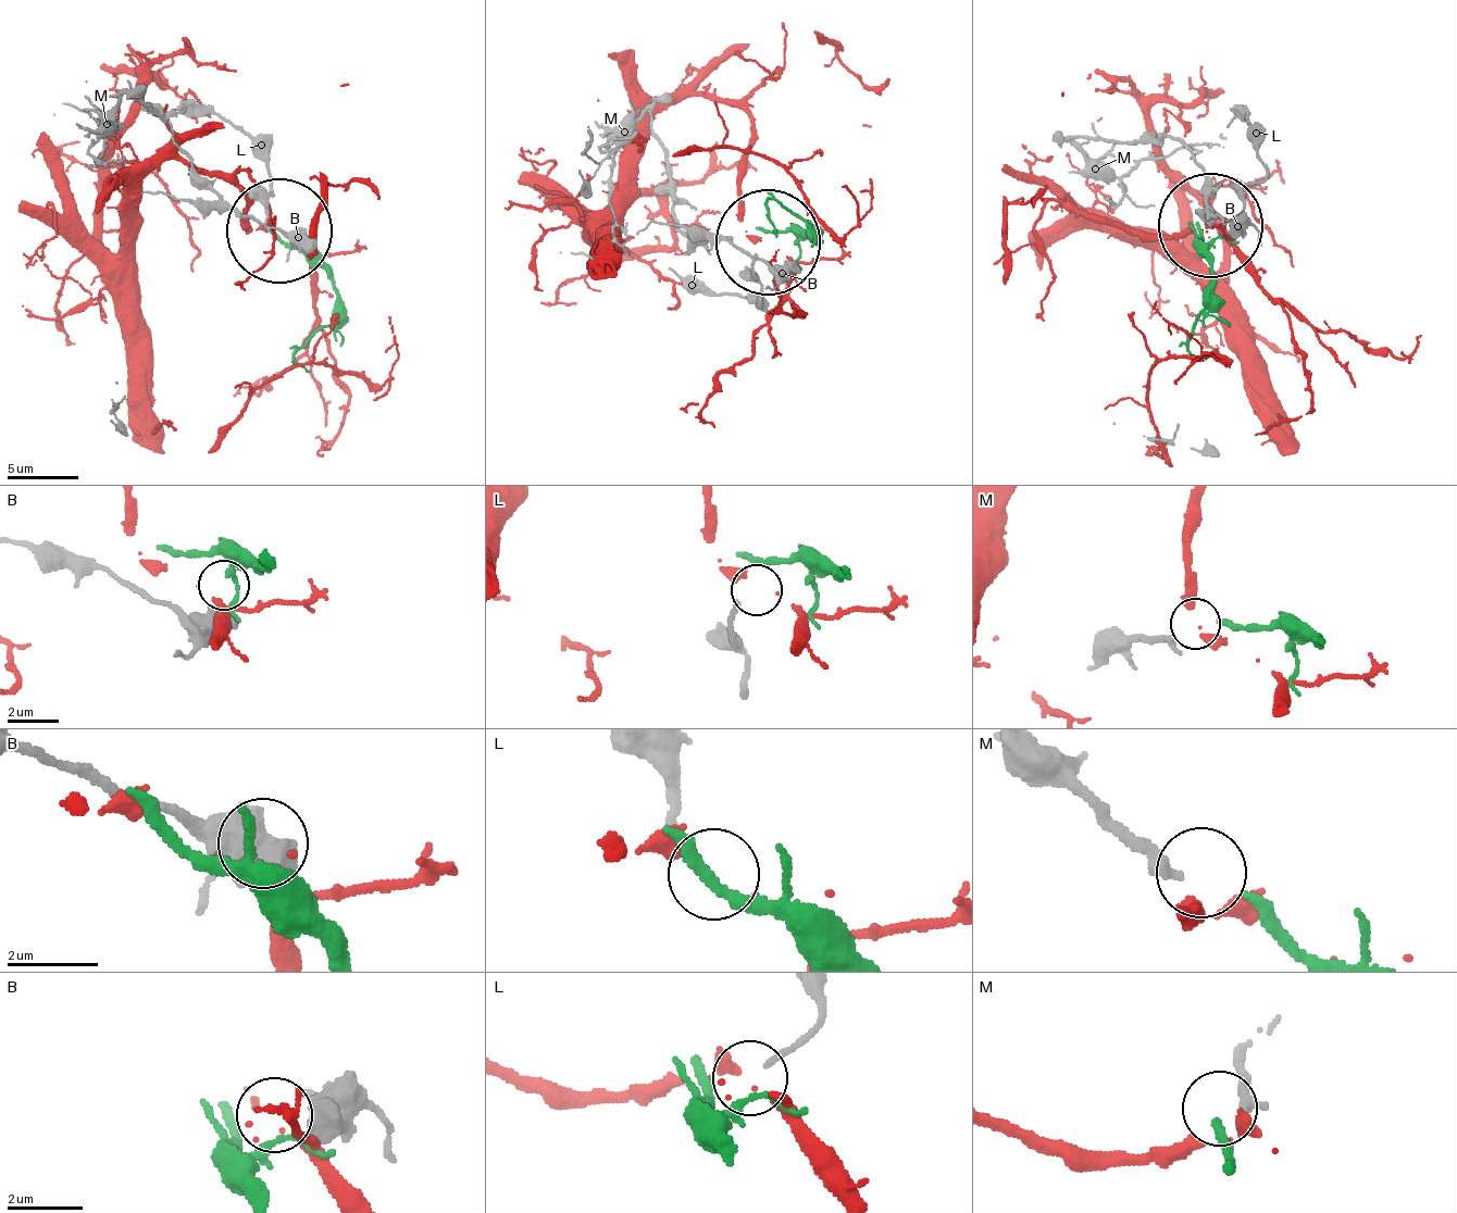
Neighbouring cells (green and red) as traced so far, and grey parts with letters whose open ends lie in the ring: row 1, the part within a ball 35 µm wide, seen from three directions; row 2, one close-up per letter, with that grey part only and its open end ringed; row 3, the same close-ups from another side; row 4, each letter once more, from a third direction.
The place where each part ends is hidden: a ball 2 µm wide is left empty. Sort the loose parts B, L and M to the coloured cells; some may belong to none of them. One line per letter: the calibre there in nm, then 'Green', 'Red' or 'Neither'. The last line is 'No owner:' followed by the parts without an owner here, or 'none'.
B: Thickness 800 nm. Neither
L: Thickness 170 nm. Neither
M: Thickness 320 nm. Green
No owner: B, L

